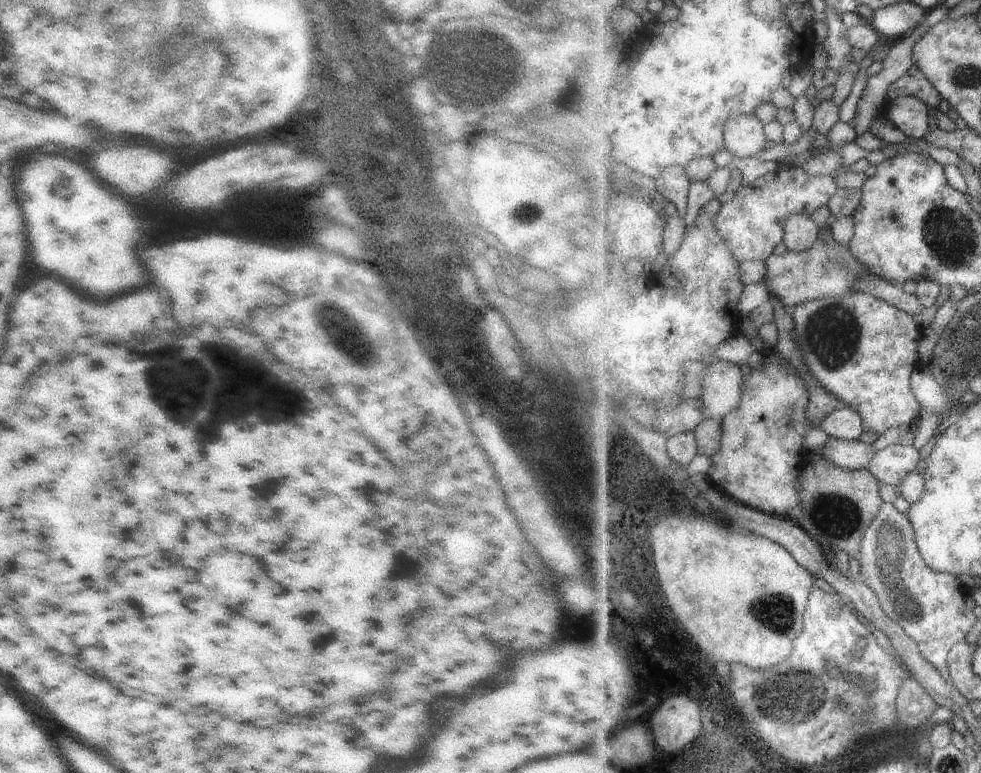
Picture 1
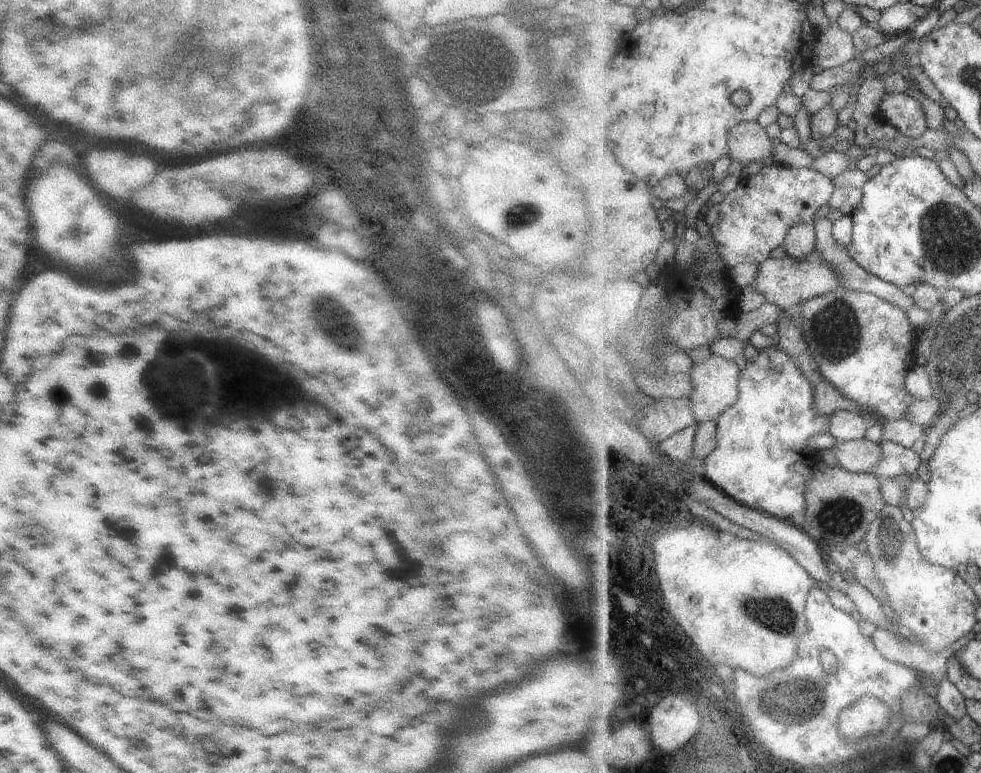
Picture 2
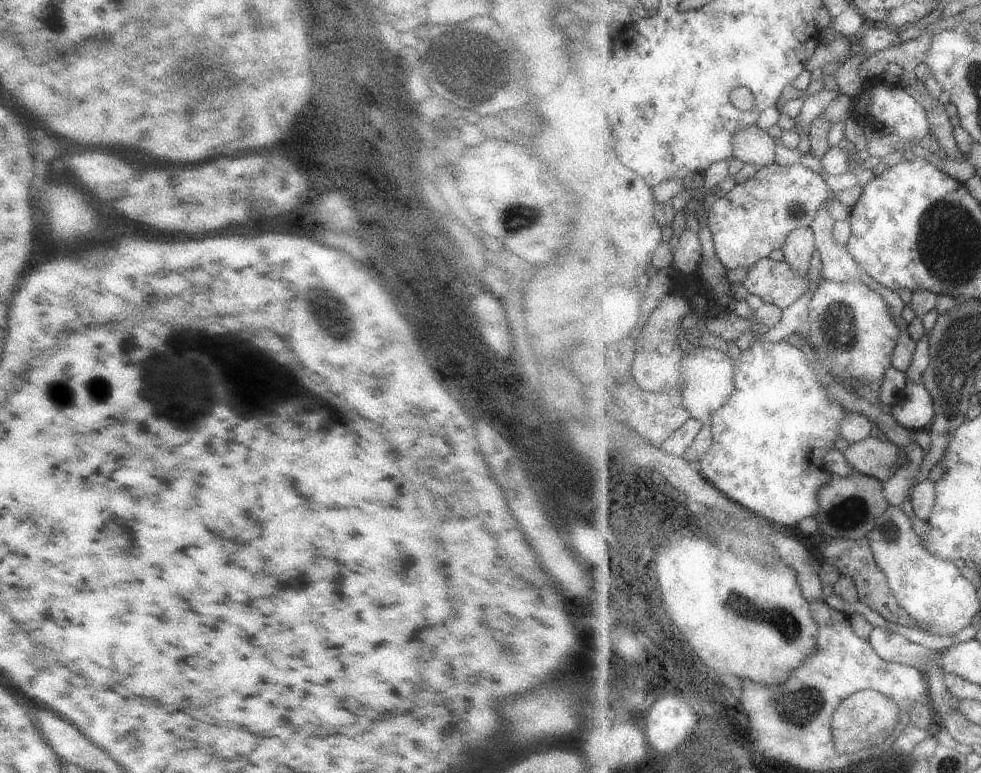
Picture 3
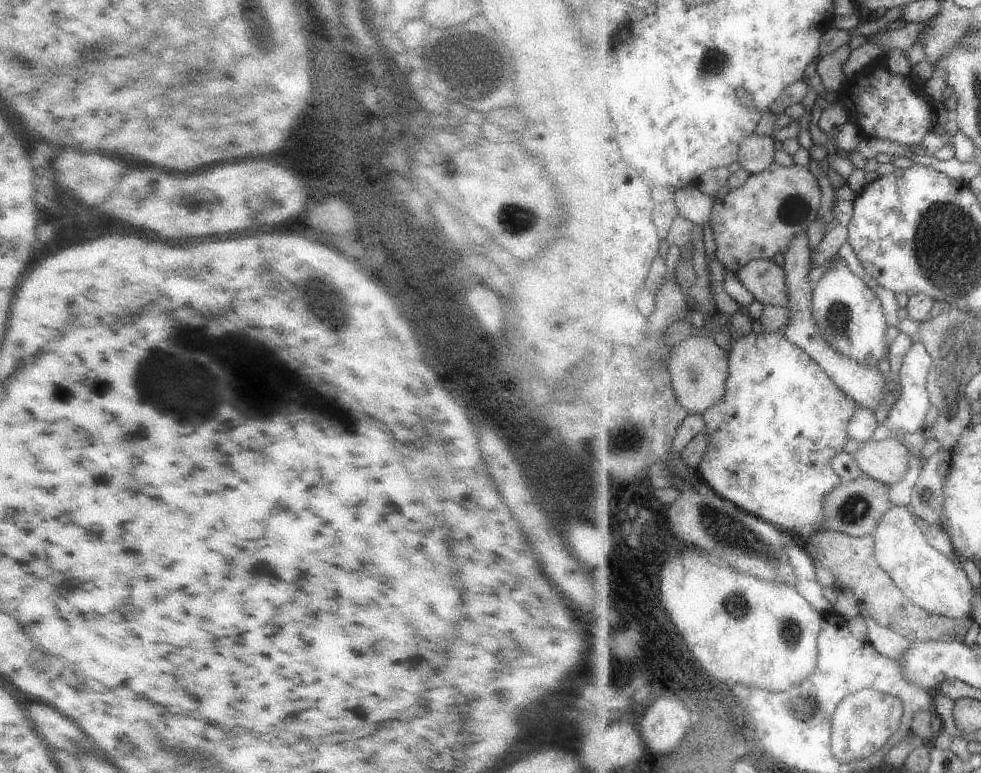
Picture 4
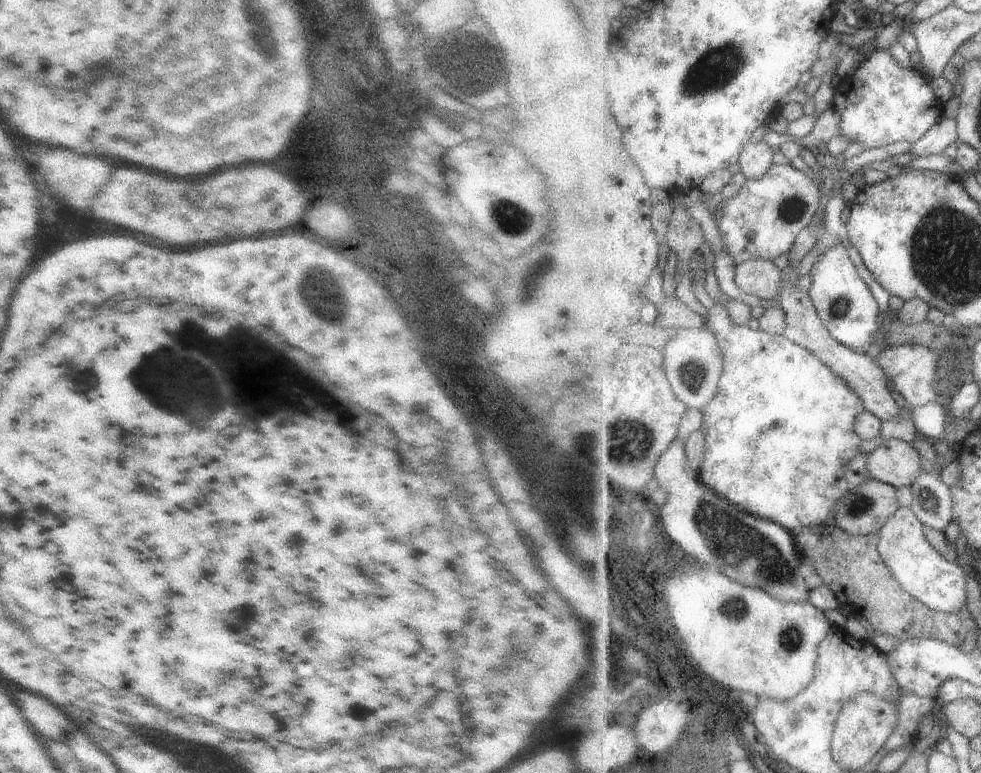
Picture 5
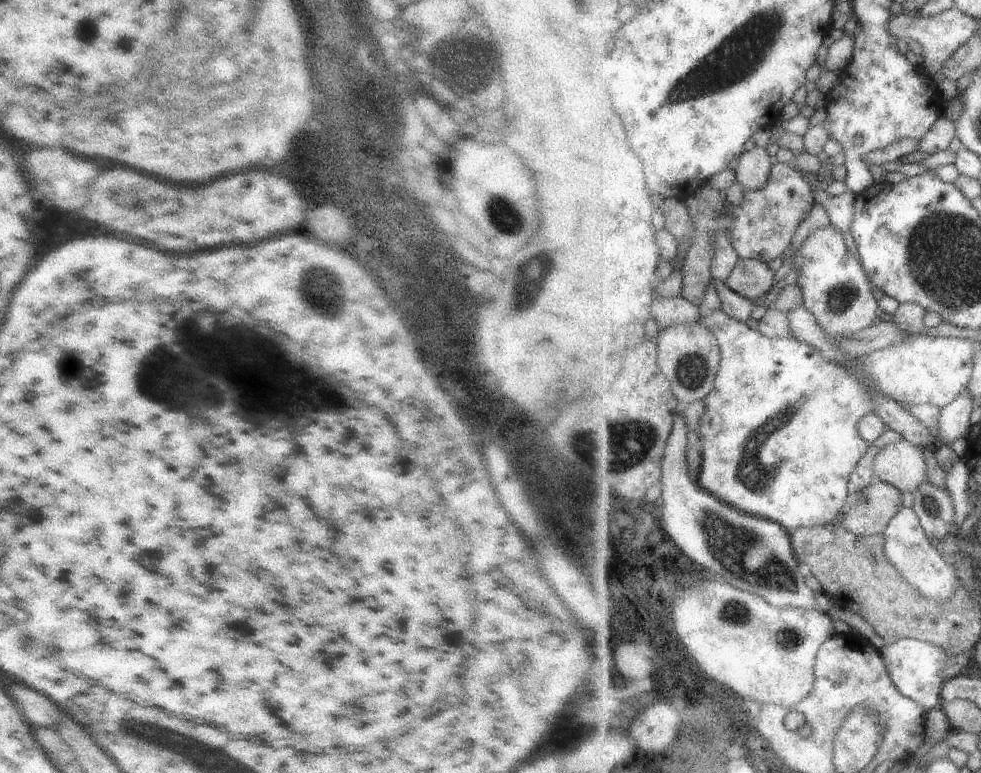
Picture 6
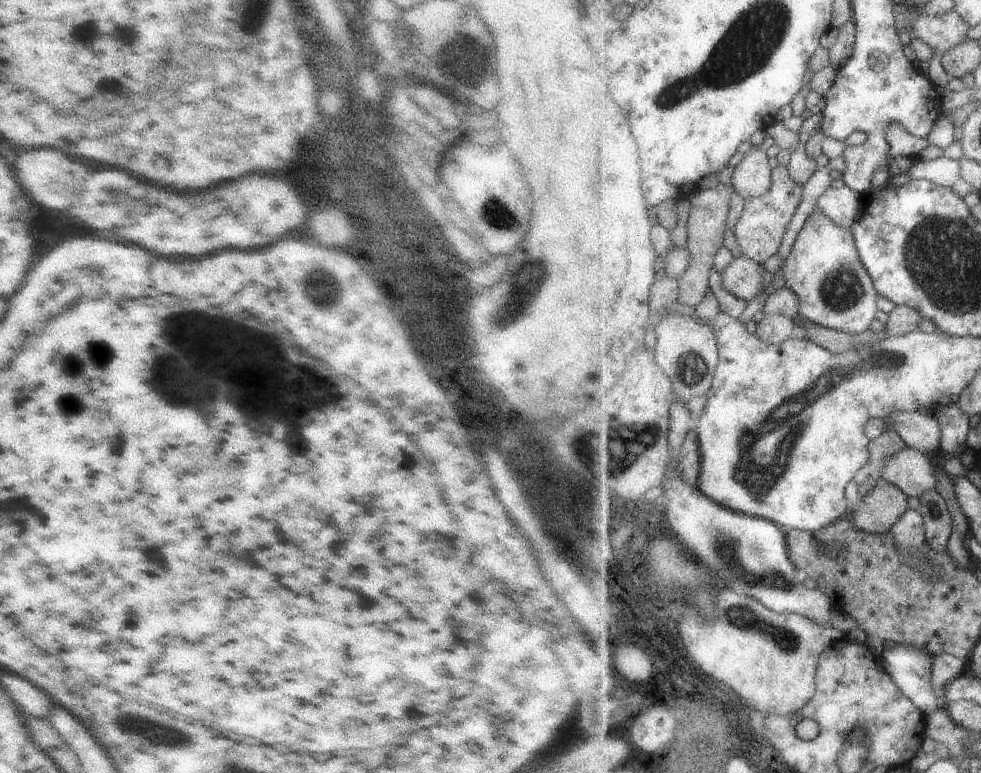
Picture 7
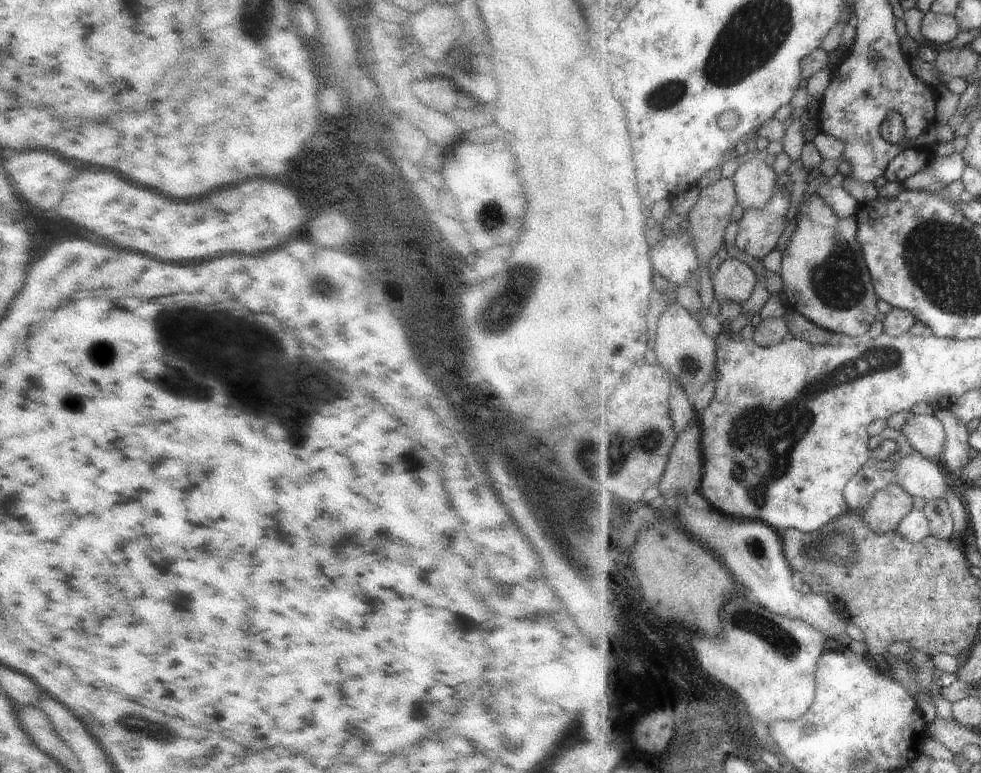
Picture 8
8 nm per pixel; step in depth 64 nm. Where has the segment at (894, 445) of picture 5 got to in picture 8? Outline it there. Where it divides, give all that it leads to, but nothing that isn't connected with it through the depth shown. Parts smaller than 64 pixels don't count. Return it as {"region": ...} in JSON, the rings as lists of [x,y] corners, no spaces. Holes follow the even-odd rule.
{"region":[[[917,452],[895,465],[896,480],[909,494],[928,500],[947,496],[946,468],[942,462]]]}

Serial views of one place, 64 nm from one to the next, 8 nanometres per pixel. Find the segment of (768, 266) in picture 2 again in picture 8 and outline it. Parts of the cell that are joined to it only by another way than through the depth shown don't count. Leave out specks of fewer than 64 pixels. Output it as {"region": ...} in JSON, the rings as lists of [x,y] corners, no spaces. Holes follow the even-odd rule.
{"region":[[[728,257],[719,264],[711,283],[717,301],[727,300],[743,304],[753,296],[753,290],[757,286],[757,274],[749,264]]]}

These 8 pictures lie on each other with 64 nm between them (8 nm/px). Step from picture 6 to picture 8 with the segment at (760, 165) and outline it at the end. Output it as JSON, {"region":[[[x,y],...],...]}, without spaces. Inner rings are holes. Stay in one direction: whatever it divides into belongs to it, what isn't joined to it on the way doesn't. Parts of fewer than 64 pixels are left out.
{"region":[[[751,151],[744,157],[744,163],[732,176],[736,184],[738,202],[744,208],[763,208],[773,196],[778,173],[768,162],[765,162],[766,152]]]}

